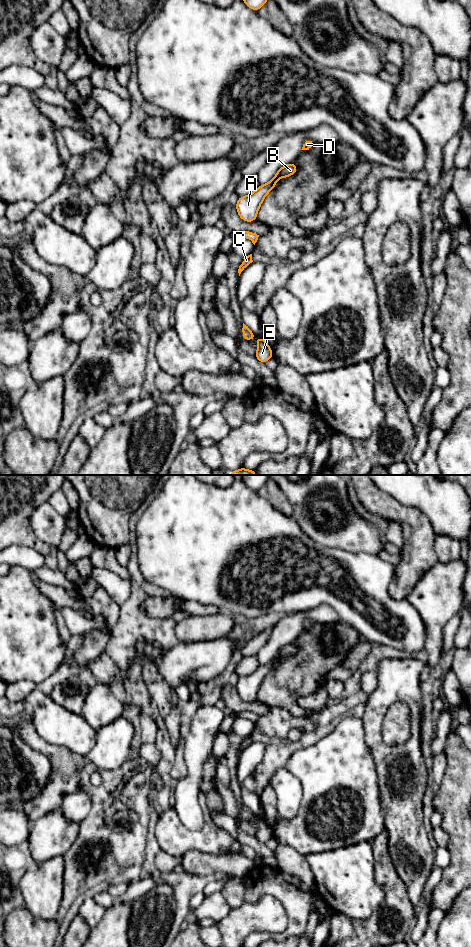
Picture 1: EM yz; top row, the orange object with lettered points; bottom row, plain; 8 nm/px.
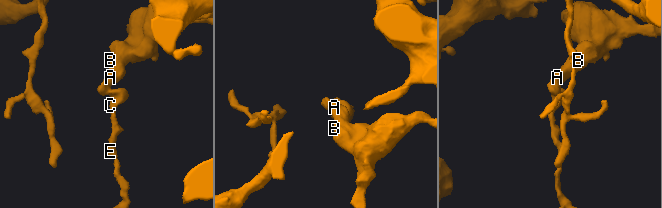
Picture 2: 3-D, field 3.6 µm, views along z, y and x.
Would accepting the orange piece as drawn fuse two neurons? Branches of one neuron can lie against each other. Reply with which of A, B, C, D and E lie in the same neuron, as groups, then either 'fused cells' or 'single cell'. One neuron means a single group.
groups A B C D E; single cell

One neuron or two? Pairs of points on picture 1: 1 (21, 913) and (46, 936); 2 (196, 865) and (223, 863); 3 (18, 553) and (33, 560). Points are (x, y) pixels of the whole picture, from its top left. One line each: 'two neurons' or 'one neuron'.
1: one neuron
2: one neuron
3: one neuron

